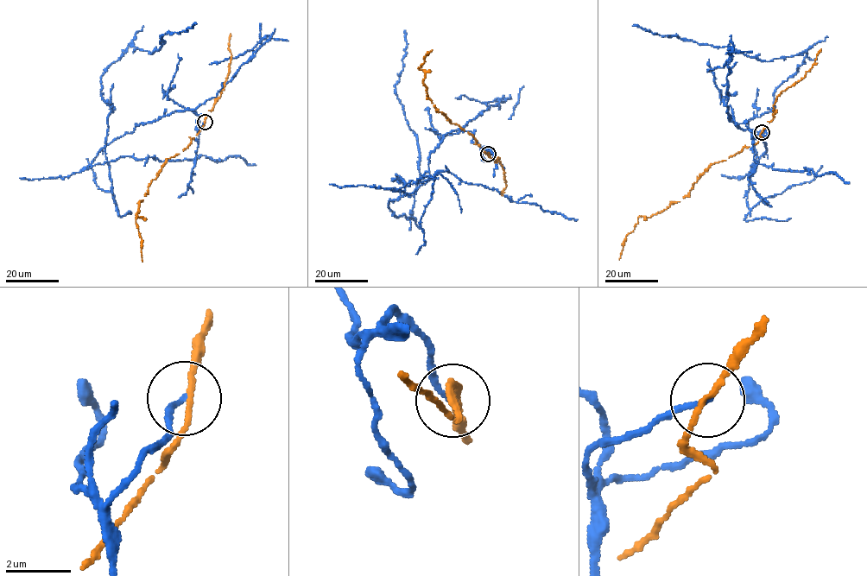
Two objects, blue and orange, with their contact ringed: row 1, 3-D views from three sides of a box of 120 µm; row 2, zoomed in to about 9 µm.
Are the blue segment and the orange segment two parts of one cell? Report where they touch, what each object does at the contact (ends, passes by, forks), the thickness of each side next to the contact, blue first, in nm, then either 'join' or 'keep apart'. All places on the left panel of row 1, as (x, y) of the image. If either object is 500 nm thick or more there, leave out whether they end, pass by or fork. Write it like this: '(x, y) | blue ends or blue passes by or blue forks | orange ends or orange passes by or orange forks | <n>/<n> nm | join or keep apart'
(205, 122) | blue ends | orange passes by | 150/160 nm | keep apart

